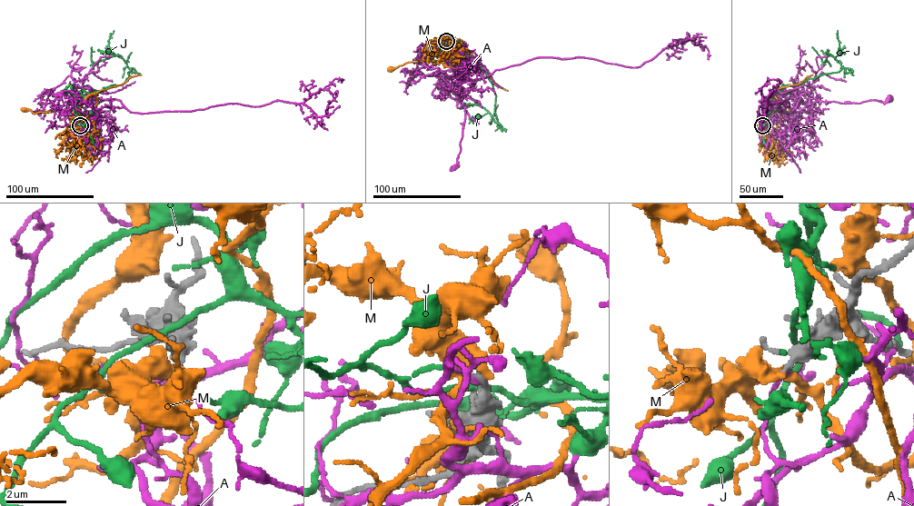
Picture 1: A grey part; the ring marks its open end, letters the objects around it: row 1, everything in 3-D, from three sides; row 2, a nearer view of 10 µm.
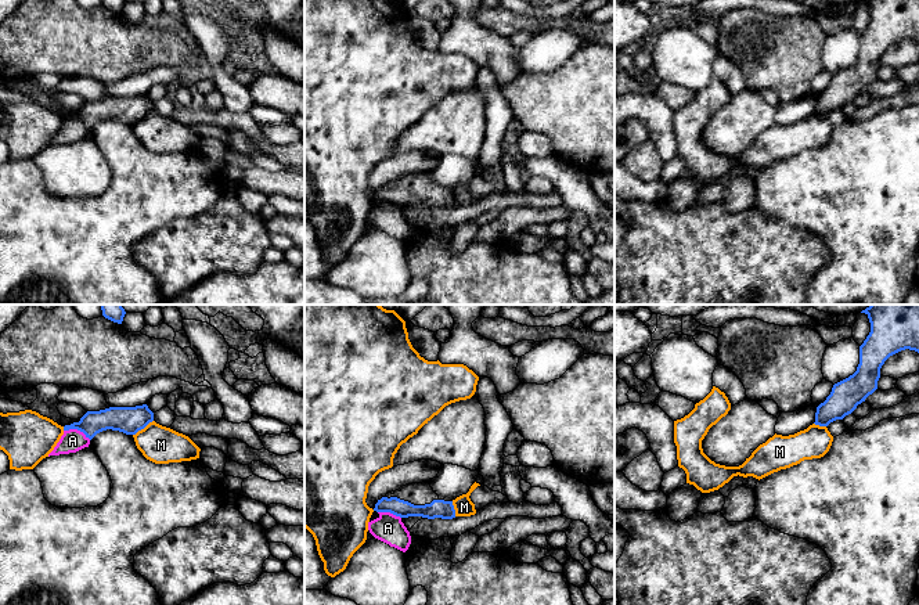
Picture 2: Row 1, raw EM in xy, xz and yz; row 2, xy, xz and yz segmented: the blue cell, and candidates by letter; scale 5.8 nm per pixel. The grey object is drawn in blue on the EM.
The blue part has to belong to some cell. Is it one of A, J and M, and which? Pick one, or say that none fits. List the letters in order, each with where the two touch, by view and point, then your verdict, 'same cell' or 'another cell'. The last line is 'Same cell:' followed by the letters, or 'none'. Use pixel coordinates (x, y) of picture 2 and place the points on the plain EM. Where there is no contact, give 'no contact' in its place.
A: contact xy (78, 119); another cell
J: no contact; another cell
M: contact xy (143, 118); another cell
Same cell: none

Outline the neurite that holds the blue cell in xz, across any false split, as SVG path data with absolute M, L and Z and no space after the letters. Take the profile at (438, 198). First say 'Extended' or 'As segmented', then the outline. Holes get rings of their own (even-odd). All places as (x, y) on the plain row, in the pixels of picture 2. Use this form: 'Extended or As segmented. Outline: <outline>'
Extended. Outline: M429 172L406 174L393 184L388 183L385 187L378 190L374 201L390 202L400 208L455 208L453 191L440 190L430 177Z

